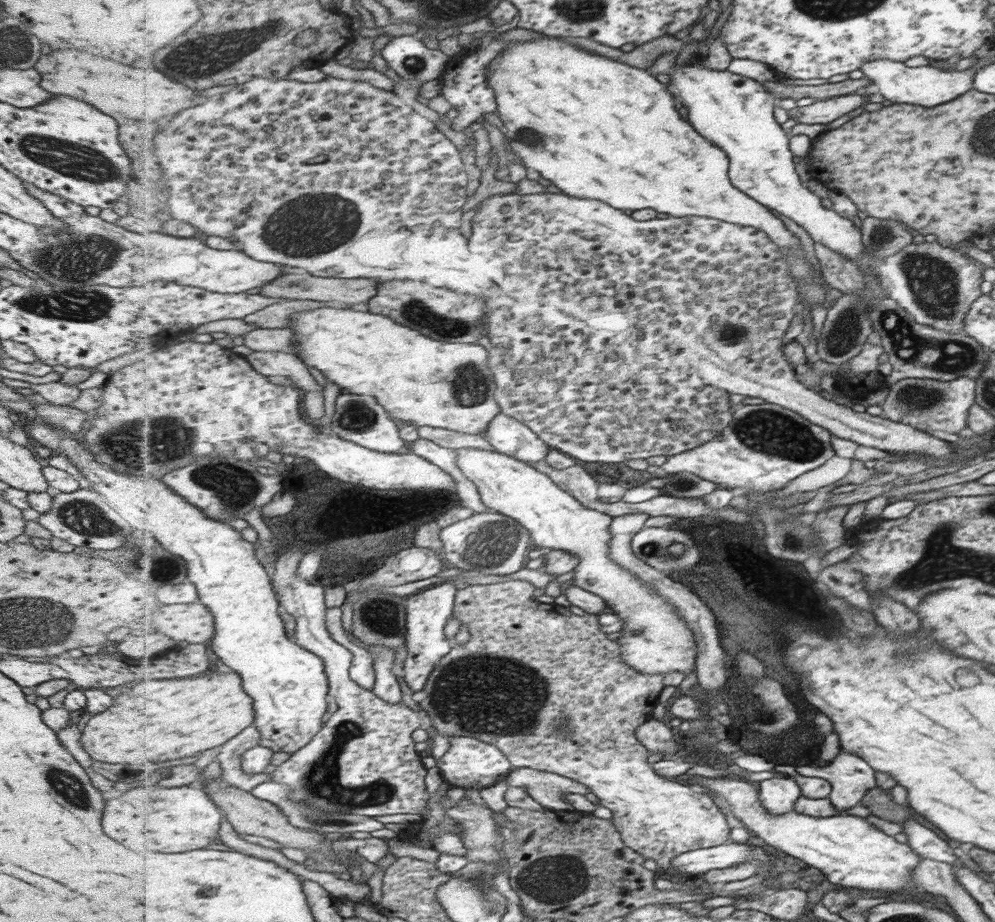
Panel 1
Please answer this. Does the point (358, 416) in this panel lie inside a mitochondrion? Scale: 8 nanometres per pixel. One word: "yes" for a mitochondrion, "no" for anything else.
yes

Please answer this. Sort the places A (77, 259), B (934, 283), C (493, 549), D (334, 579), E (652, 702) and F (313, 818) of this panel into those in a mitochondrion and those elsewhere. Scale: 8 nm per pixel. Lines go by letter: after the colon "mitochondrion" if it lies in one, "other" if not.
A: mitochondrion
B: mitochondrion
C: mitochondrion
D: other
E: other
F: mitochondrion

